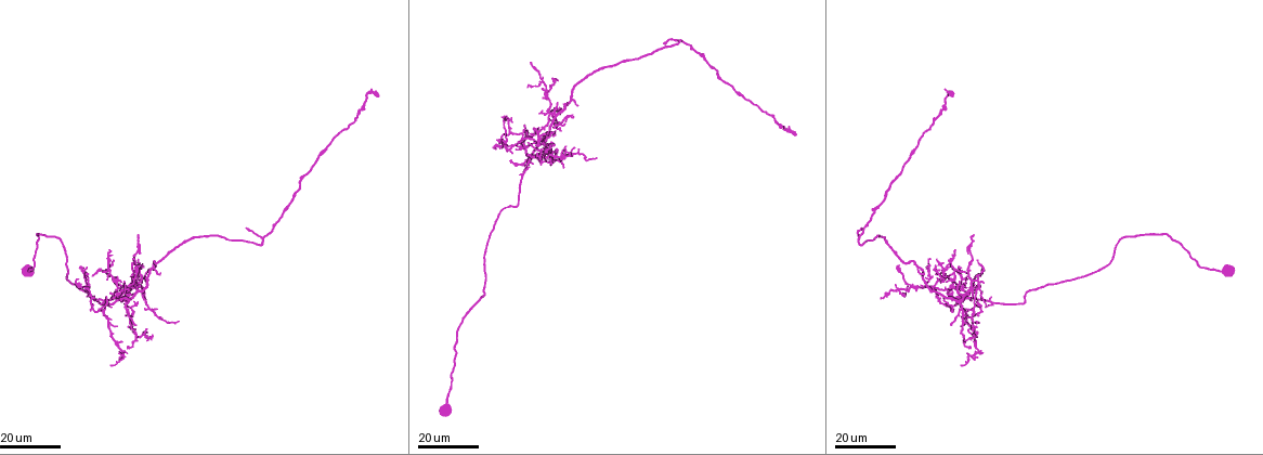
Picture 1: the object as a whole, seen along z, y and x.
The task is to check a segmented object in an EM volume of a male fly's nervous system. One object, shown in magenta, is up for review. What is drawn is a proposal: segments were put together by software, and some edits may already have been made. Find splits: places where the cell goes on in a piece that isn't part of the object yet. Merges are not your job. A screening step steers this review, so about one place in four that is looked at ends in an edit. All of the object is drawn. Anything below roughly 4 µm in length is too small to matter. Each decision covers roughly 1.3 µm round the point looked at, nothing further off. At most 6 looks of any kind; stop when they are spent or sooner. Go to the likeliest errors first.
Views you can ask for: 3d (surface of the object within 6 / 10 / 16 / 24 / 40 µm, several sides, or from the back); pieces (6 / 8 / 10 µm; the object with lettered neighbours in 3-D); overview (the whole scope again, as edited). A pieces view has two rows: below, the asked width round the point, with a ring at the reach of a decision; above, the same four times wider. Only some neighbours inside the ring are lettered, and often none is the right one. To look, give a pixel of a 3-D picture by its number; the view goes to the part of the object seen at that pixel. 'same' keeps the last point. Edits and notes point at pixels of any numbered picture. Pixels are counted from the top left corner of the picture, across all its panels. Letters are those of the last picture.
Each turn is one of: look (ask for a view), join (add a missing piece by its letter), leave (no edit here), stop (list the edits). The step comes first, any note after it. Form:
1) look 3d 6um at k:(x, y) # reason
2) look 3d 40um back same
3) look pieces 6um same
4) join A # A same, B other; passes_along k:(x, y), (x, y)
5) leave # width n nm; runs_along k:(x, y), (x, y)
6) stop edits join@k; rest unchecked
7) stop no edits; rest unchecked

look 3d 16um at 1:(921, 287) # thin end

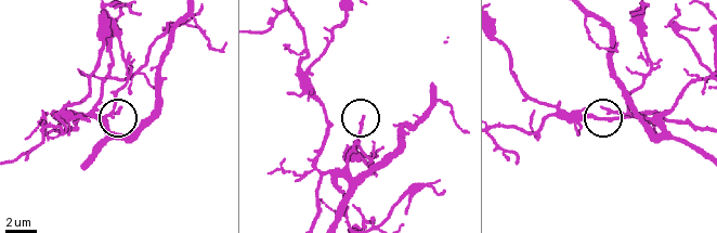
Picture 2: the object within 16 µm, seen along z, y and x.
look pieces 10um at 2:(364, 119)

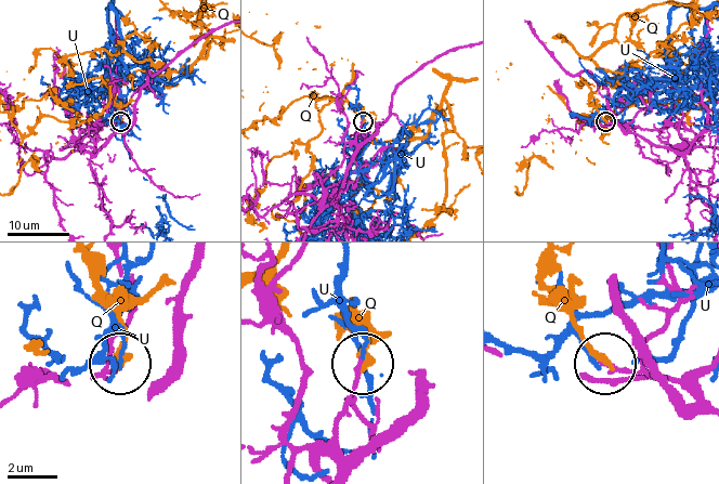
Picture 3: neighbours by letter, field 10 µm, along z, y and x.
leave # Q other, U other; runs_along 3:(336, 467), (336, 417), (358, 363); none of them fits

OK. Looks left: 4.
look 3d 24um at 1:(136, 235) # long arm stops here

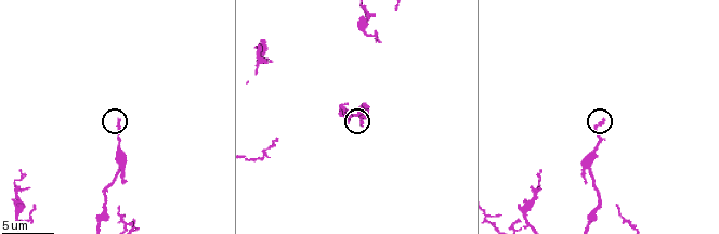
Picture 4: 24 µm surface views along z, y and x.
look pieces 6um at 4:(601, 118)

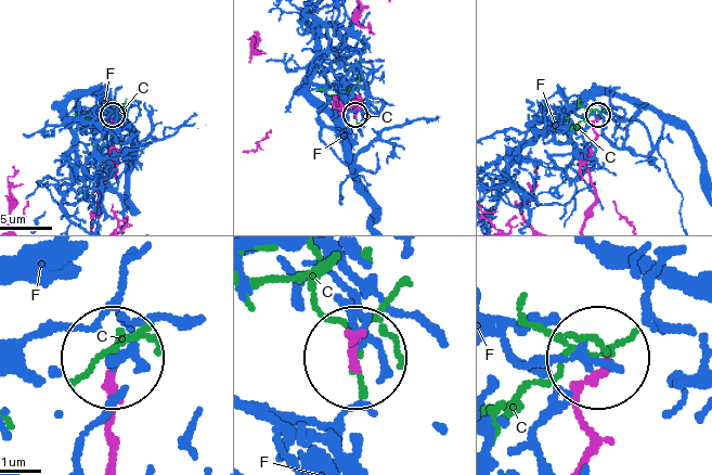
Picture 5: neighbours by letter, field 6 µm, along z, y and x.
leave # C other, F other; no lettered piece goes on from it

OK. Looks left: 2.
look 3d 24um at 1:(662, 42) # an open end

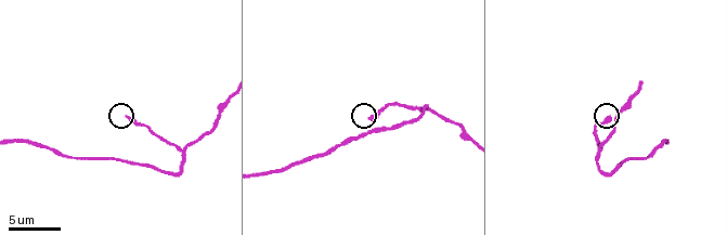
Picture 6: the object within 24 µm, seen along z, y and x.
look pieces 6um at 6:(128, 116)

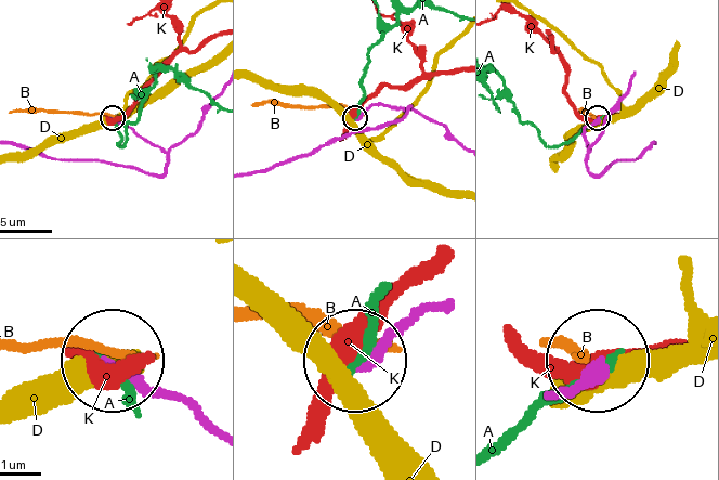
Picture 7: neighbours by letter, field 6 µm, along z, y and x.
leave # width 250 nm; A other, B other, D other, K other; runs_along 7:(329, 144), (388, 126), (408, 106), (375, 104), (355, 116); no lettered piece goes on from it

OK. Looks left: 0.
stop no edits; rest unchecked

